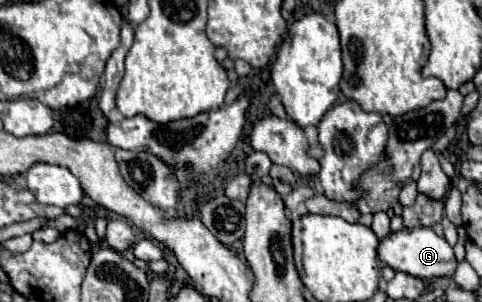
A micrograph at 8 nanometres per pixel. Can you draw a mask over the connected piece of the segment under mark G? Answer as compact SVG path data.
M403 227L395 233L389 233L387 237L379 239L377 257L383 265L389 265L395 271L403 271L403 273L409 273L419 279L453 275L455 267L457 267L453 247L443 237L439 237L431 227L415 227L415 229Z

